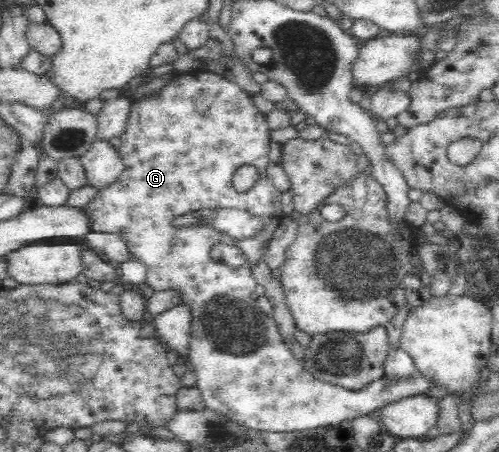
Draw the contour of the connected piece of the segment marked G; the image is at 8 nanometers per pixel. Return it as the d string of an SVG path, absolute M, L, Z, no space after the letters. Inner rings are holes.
M194 69L193 73L178 73L169 81L163 93L155 97L147 97L141 103L132 101L131 115L120 135L122 144L118 151L125 169L117 181L101 188L99 195L83 207L93 216L93 231L118 235L126 243L131 260L147 266L145 282L151 292L175 289L183 295L183 305L192 308L191 369L206 409L223 413L253 431L286 433L331 428L360 416L377 415L391 403L415 395L426 395L429 389L437 389L439 384L435 380L417 370L404 378L384 377L375 380L355 391L315 379L292 355L271 315L263 313L257 305L254 291L258 284L253 280L251 266L263 260L265 246L279 226L283 214L281 193L266 172L272 143L271 129L266 122L266 114L257 110L254 101L254 97L224 76L200 69ZM241 165L254 165L260 175L259 181L249 191L237 191L232 184L233 172ZM218 207L242 209L260 217L263 222L261 233L236 240L211 229L175 229L171 225L176 215ZM215 243L237 246L243 254L243 263L231 269L213 261L209 250Z

